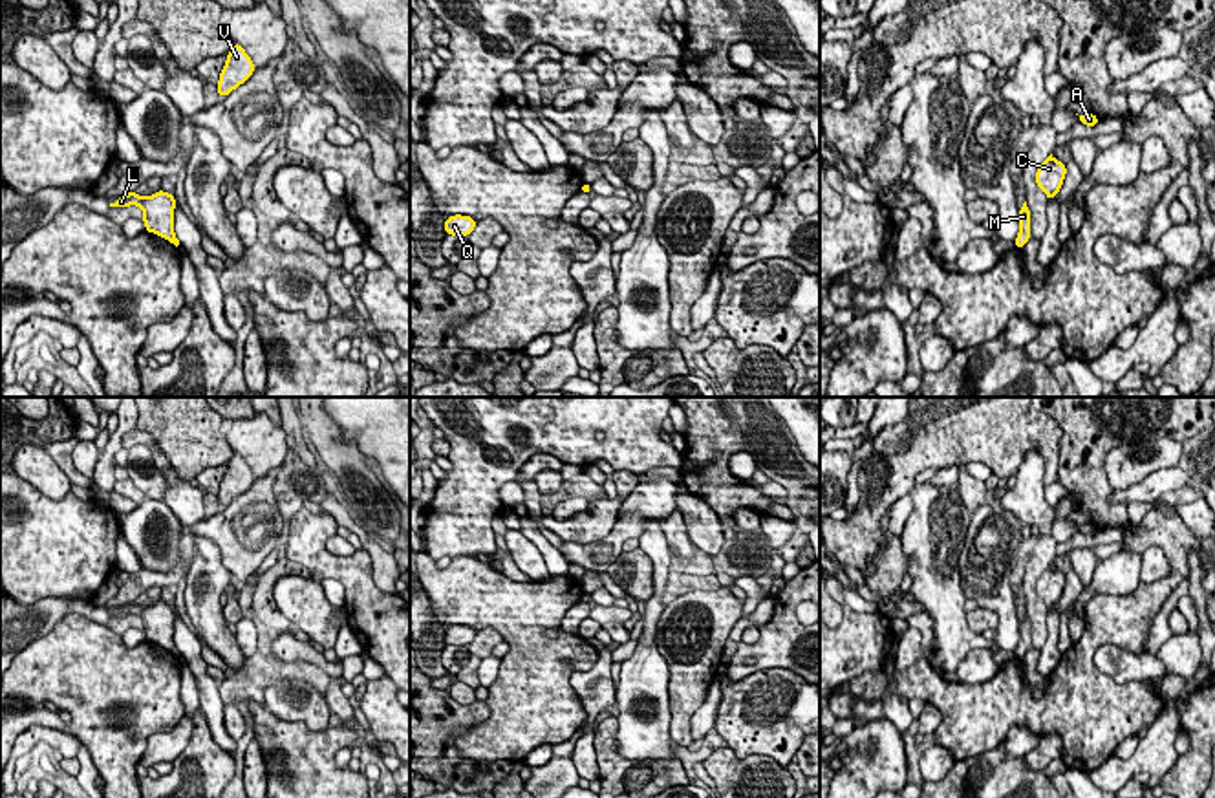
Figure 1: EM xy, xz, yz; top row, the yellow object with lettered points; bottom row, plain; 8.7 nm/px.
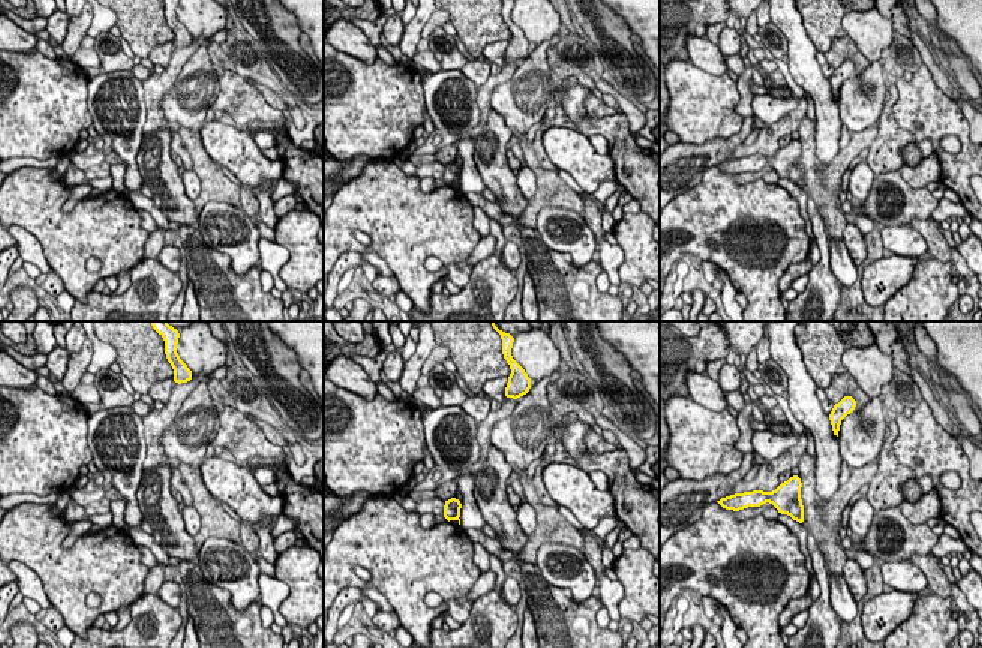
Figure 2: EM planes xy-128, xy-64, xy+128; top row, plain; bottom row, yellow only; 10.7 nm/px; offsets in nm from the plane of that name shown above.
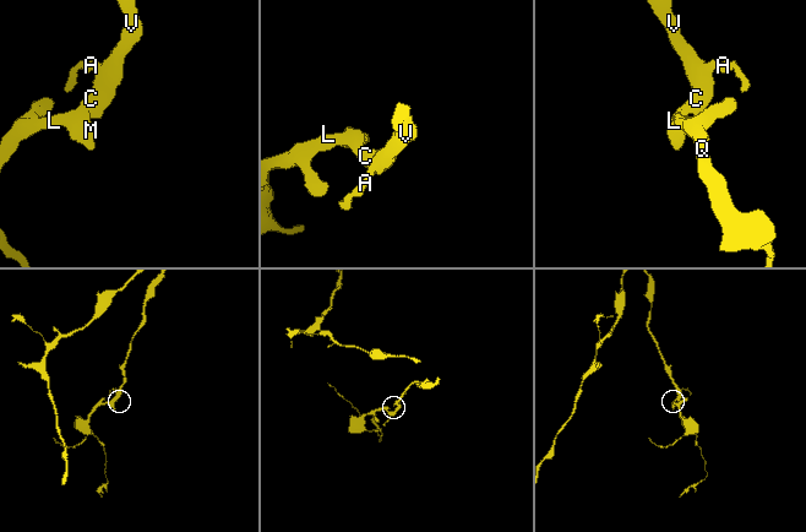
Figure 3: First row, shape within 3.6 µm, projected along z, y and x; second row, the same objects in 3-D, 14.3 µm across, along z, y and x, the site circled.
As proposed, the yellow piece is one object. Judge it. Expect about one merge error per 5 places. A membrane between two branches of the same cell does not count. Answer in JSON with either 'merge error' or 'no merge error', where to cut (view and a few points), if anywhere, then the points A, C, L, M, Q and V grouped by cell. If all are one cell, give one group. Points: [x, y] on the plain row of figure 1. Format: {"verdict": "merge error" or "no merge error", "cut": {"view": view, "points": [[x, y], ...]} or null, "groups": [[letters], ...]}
{"verdict": "no merge error", "cut": null, "groups": [["A", "C", "L", "M", "Q", "V"]]}

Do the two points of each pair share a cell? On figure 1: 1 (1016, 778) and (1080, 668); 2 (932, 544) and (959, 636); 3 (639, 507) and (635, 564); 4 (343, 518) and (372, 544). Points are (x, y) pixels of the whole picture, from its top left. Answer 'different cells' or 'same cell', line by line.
1: different cells
2: same cell
3: different cells
4: same cell

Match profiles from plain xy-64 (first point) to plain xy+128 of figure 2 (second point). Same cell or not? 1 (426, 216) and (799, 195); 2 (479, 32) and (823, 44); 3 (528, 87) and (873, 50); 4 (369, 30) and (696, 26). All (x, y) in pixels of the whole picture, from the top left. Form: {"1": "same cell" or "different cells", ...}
{"1": "different cells", "2": "same cell", "3": "different cells", "4": "different cells"}

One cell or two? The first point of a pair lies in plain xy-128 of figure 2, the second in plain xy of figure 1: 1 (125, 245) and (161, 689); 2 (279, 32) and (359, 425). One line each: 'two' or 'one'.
1: one
2: two

